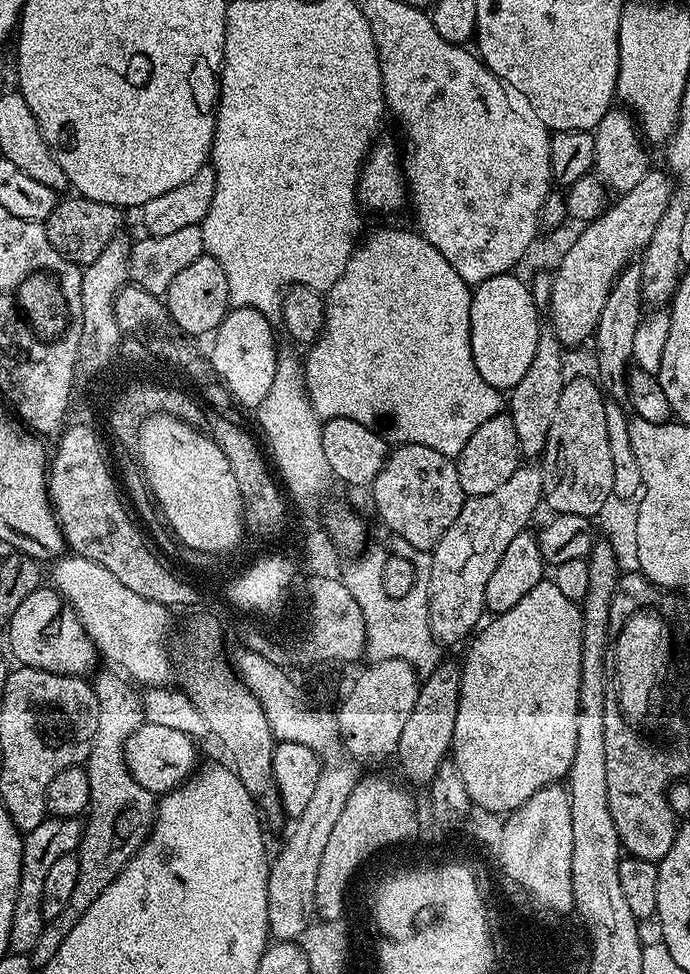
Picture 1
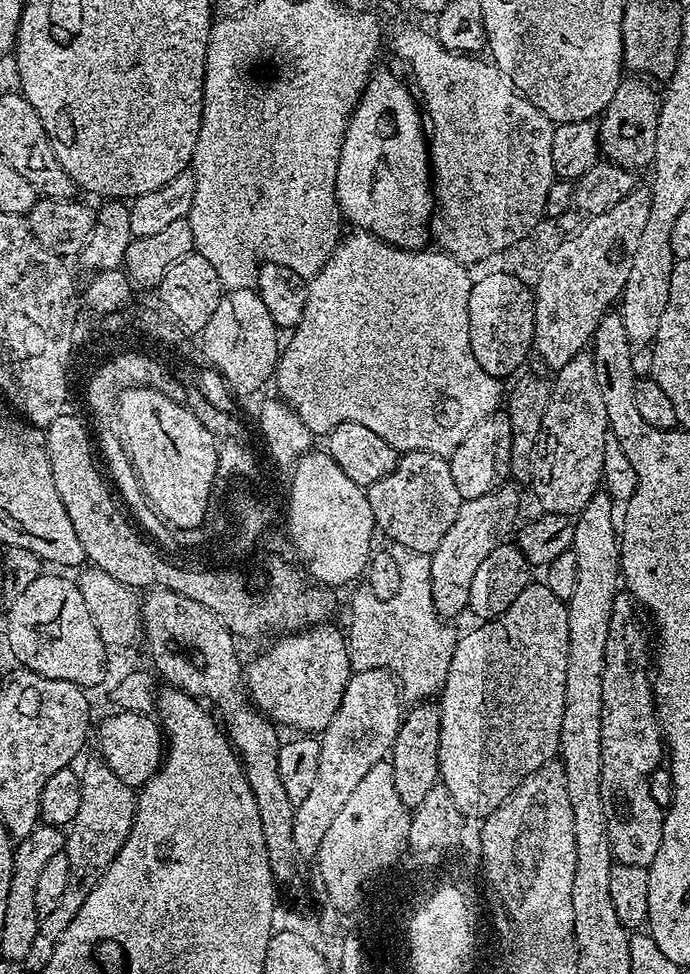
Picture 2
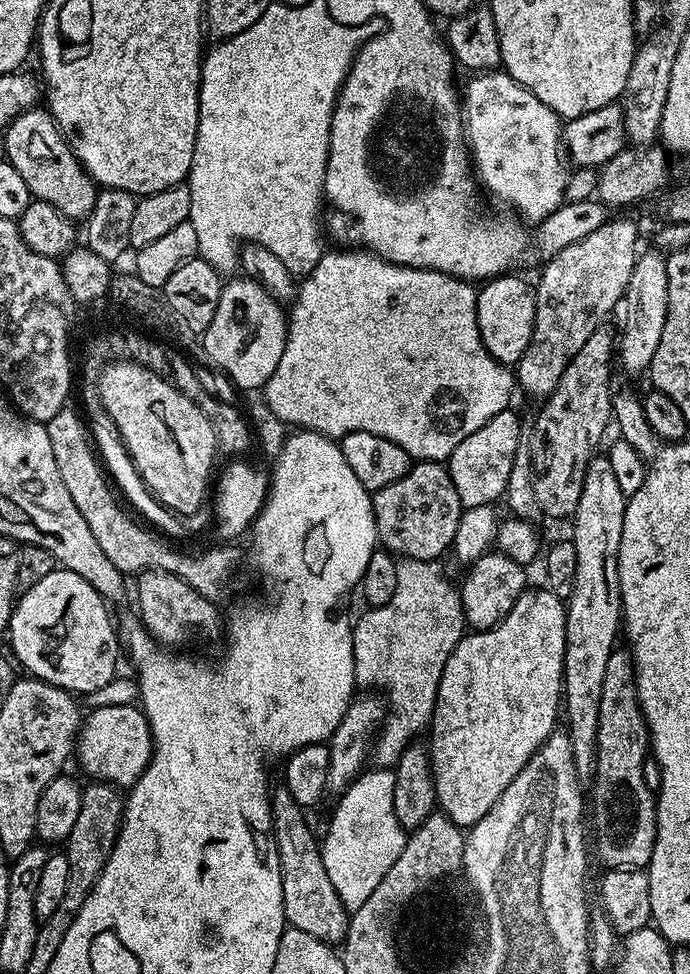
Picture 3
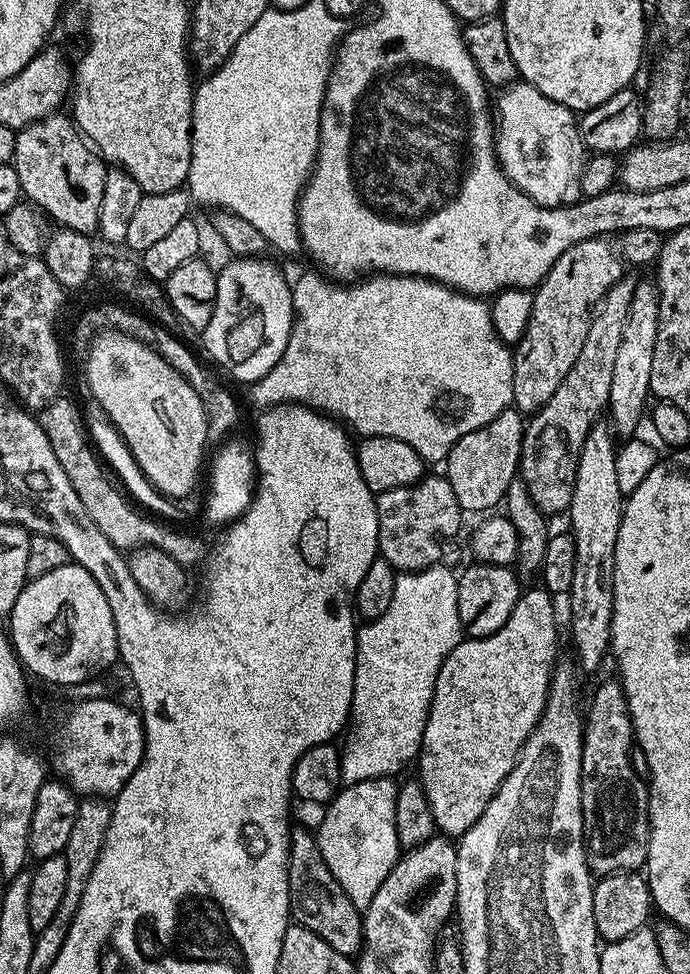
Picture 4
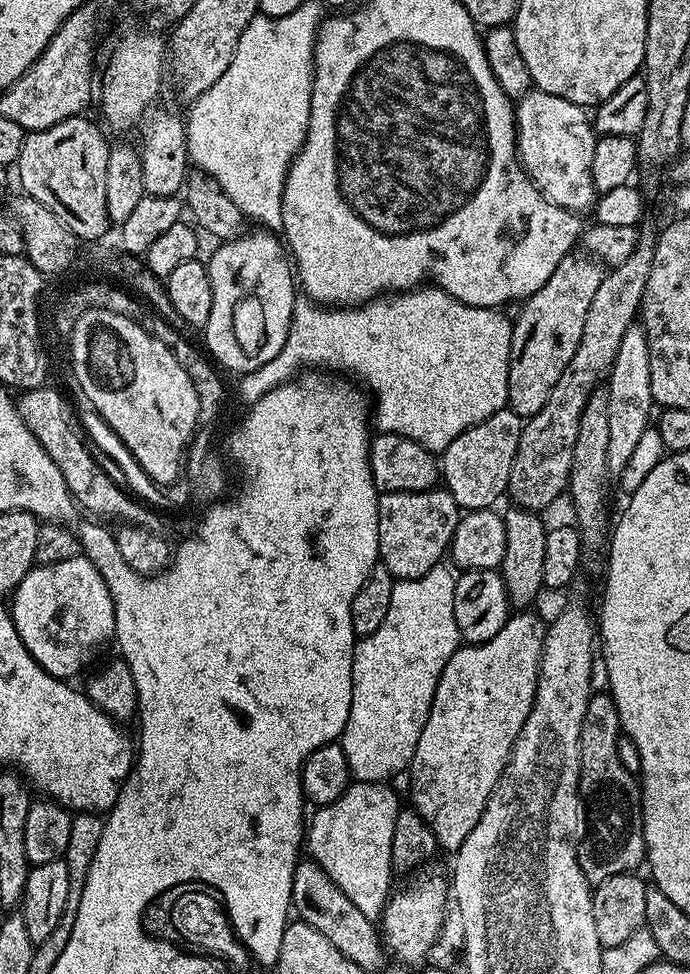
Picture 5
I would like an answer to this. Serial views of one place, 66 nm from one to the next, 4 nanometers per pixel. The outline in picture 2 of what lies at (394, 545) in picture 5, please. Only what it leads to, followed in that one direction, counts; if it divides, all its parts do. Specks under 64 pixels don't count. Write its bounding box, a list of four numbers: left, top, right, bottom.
[366,452,462,554]

